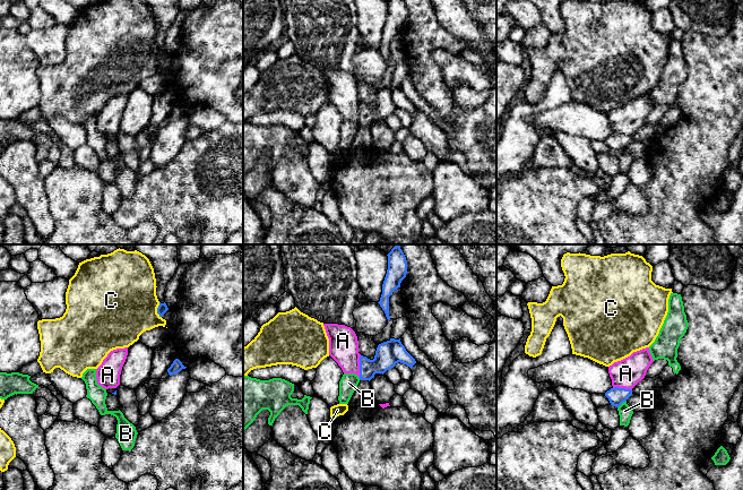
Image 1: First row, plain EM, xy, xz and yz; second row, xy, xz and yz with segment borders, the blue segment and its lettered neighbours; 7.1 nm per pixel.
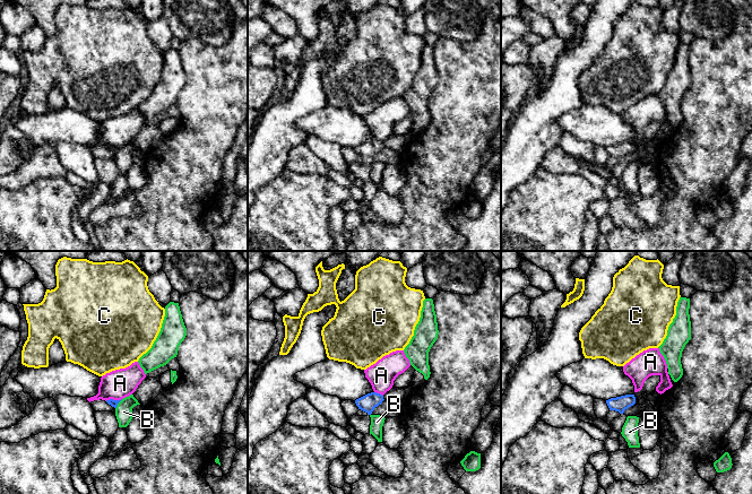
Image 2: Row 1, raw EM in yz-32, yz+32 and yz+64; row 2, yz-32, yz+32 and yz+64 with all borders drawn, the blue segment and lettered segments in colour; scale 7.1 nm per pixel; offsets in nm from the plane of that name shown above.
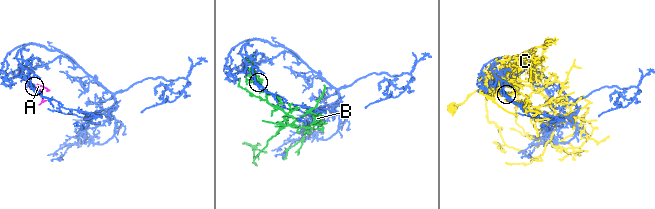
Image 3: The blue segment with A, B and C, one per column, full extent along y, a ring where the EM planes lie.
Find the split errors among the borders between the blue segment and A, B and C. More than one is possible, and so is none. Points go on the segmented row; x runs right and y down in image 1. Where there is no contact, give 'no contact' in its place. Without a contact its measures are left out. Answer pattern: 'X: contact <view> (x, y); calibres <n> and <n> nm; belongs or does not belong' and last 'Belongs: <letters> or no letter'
A: contact xz (360, 367); calibres 180 and 200 nm; does not belong
B: contact yz (621, 403); calibres 120 and 100 nm; does not belong
C: contact xy (157, 310); calibres 70 and 480 nm; does not belong
Belongs: no letter

